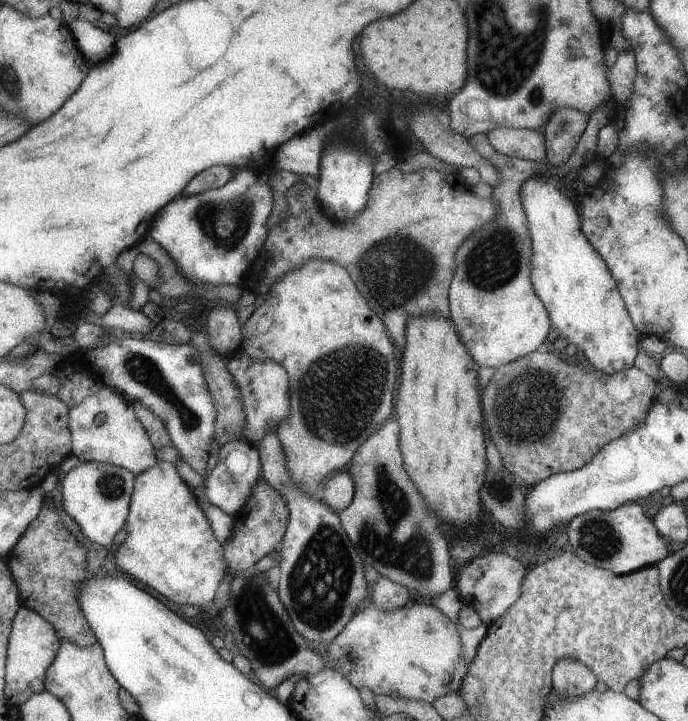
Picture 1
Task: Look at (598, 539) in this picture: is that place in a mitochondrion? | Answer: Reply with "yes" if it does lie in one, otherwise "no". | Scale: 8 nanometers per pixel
yes

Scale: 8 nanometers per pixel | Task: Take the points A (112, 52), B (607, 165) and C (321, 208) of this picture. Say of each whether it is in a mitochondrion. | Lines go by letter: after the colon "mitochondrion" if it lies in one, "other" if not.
A: other
B: other
C: other

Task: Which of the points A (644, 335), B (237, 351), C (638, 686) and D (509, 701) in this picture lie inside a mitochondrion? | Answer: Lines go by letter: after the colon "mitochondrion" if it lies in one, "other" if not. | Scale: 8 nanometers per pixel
A: other
B: other
C: other
D: mitochondrion

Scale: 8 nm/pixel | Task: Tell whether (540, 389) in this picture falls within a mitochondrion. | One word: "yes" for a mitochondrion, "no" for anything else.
yes

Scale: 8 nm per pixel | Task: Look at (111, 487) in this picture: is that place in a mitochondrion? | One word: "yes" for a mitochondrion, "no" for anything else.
yes

